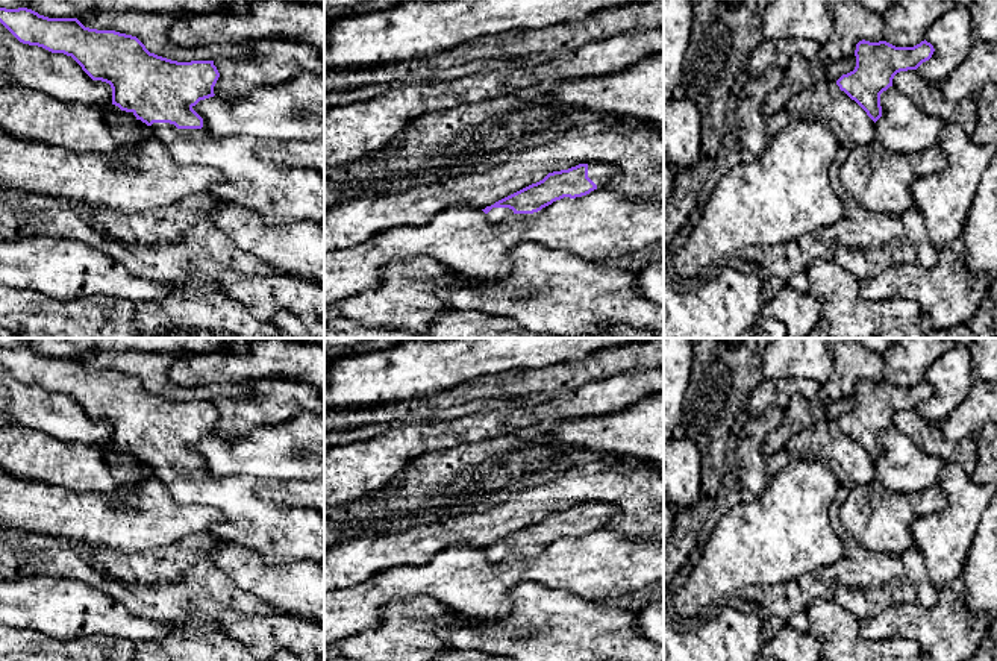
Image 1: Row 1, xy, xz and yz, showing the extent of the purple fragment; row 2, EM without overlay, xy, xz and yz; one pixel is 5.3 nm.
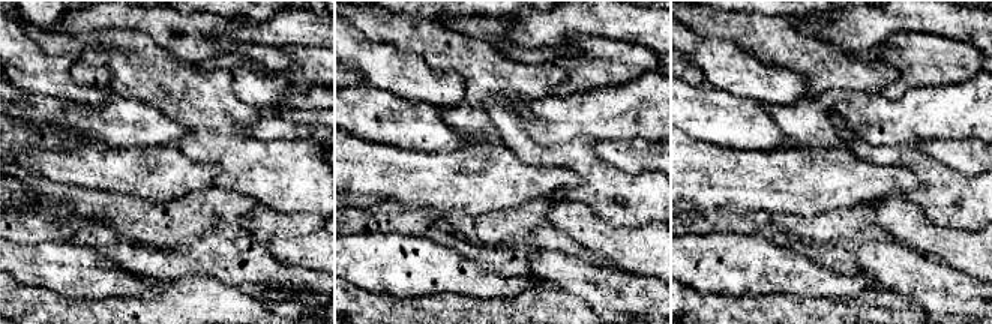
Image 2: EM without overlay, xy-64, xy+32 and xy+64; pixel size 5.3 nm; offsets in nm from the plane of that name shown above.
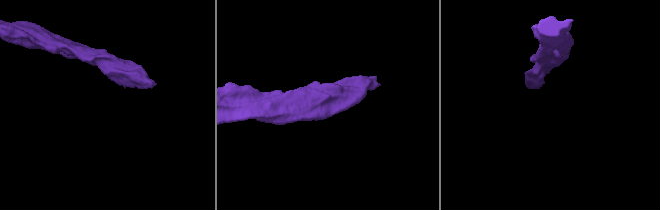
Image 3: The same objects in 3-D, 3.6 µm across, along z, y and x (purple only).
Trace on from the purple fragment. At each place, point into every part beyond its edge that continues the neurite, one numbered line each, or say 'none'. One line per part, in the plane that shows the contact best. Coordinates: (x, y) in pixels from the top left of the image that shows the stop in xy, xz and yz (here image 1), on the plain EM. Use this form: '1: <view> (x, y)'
1: xy (278, 534)

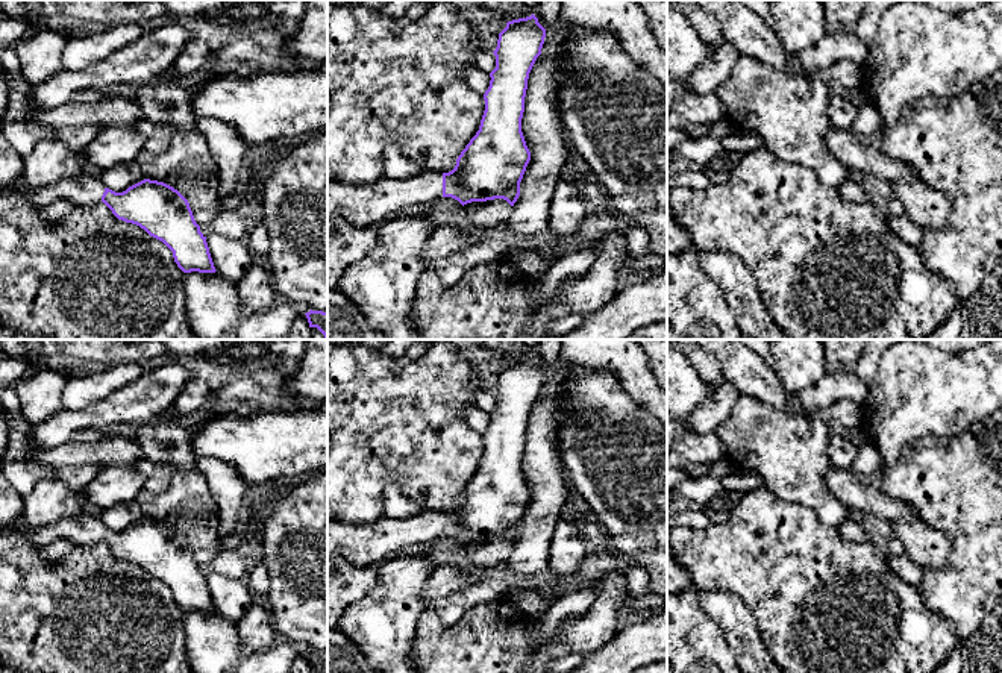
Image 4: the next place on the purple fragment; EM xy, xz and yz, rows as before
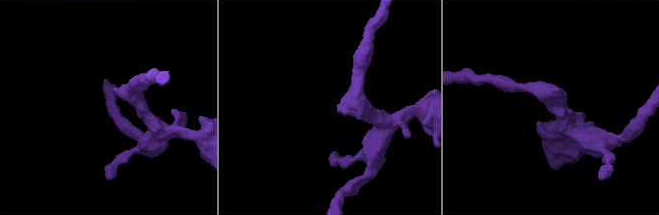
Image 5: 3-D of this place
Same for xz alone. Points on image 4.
1: xz (372, 543)

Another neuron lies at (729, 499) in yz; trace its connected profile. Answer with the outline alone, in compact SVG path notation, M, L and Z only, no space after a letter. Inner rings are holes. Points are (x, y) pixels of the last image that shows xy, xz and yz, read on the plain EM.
M726 491L723 496L709 502L705 508L714 511L731 511L743 497L744 493L740 491Z

